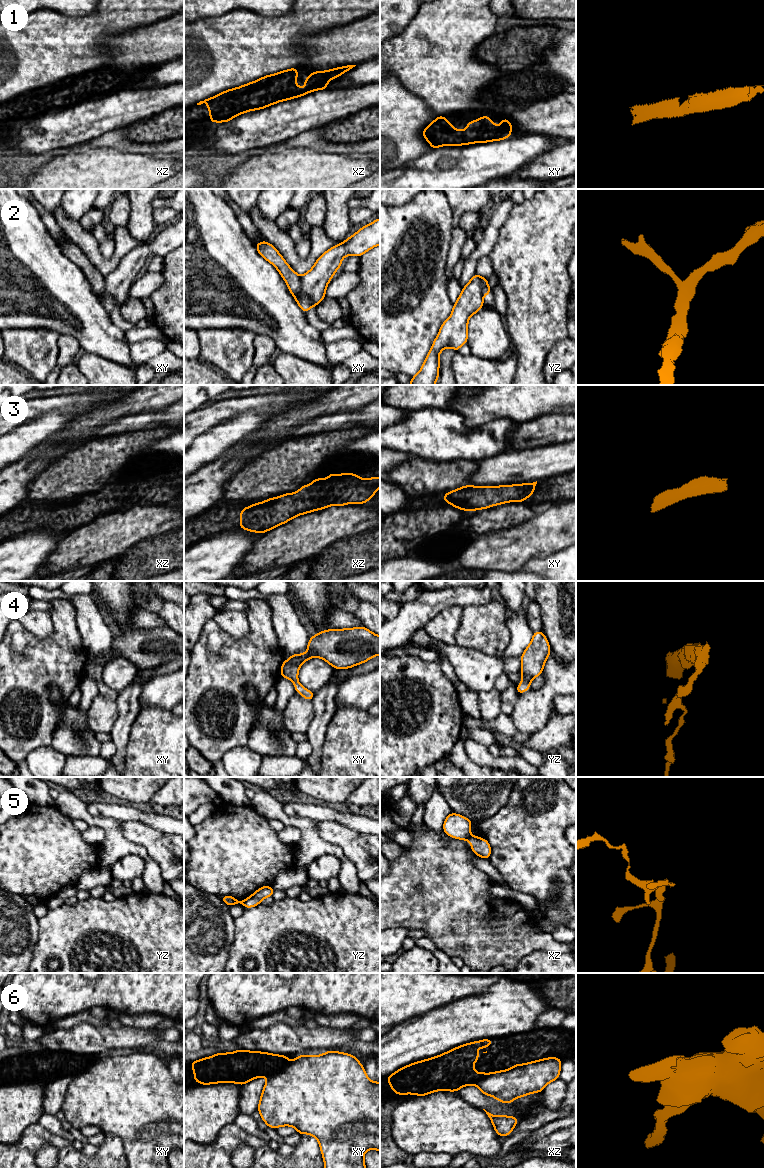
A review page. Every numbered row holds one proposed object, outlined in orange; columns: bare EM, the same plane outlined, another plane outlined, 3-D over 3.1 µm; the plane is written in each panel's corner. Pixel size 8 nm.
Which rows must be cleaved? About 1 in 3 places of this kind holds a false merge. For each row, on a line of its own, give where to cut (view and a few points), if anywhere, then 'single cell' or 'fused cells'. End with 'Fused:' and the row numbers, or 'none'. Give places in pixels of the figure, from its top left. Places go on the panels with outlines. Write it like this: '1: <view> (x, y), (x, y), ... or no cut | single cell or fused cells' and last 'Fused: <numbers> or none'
1: no cut | single cell
2: xy (300, 276), (300, 289), (293, 295) | fused cells
3: no cut | single cell
4: no cut | single cell
5: yz (244, 901), (242, 904) | fused cells
6: xy (288, 1063), (268, 1078) | fused cells
Fused: 2, 5, 6

